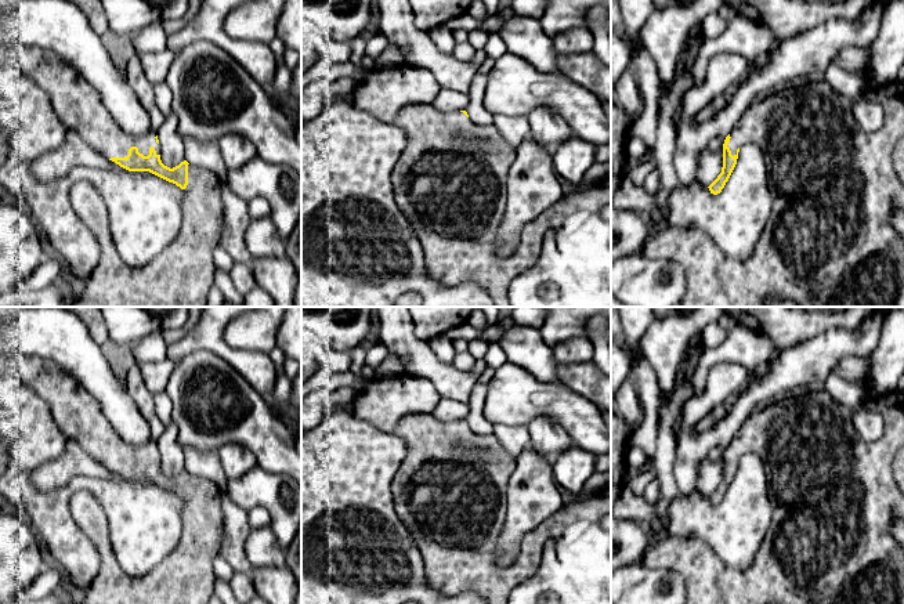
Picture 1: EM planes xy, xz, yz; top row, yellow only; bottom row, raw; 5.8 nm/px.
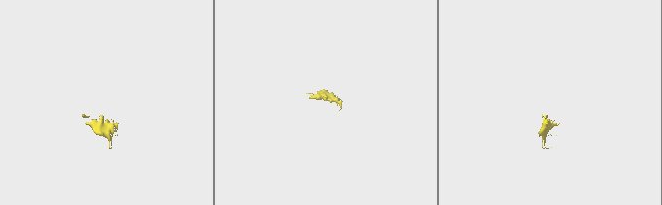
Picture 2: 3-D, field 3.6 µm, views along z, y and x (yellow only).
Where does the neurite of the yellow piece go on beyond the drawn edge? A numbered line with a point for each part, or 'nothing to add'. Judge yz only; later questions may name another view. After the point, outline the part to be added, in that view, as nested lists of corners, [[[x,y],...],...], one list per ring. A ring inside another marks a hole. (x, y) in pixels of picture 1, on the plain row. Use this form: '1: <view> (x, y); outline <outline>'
1: yz (834, 496); outline [[[809,386],[778,395],[766,406],[753,410],[744,420],[730,442],[731,448],[727,456],[733,466],[737,464],[738,457],[748,453],[756,453],[763,460],[771,502],[771,520],[767,534],[748,568],[737,571],[723,564],[704,542],[673,535],[661,538],[657,545],[650,546],[641,558],[641,564],[650,569],[672,569],[679,572],[686,585],[686,604],[904,604],[904,551],[890,535],[890,525],[897,518],[904,520],[904,495],[896,482],[893,470],[894,457],[904,445],[904,394],[896,390],[878,395],[864,408],[878,412],[883,419],[883,435],[879,440],[864,441],[854,427],[853,408],[838,404],[822,386]]]

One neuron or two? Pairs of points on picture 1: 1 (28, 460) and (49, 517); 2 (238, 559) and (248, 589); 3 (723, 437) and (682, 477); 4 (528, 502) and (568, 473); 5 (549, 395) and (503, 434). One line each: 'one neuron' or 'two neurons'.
1: one neuron
2: two neurons
3: one neuron
4: two neurons
5: two neurons

